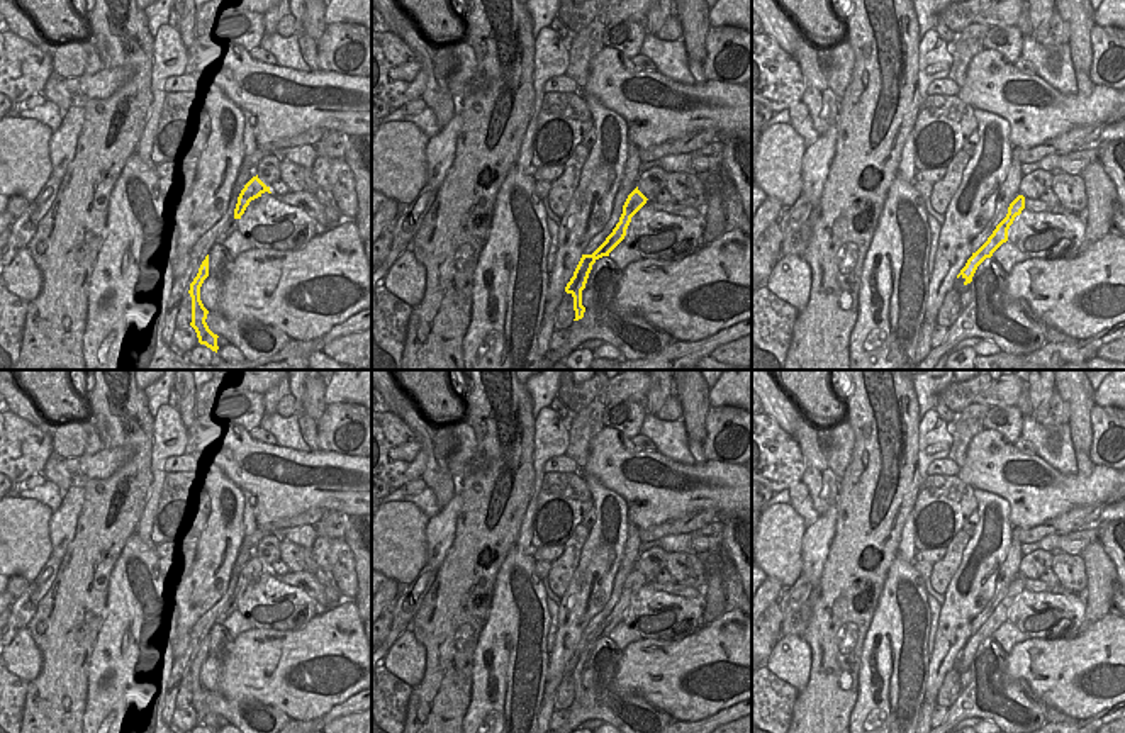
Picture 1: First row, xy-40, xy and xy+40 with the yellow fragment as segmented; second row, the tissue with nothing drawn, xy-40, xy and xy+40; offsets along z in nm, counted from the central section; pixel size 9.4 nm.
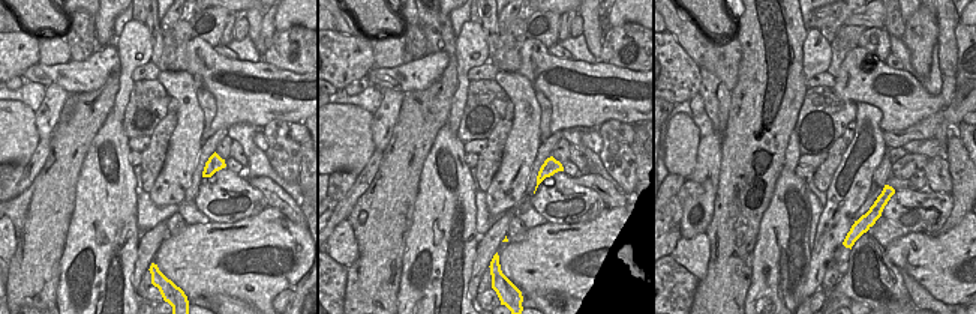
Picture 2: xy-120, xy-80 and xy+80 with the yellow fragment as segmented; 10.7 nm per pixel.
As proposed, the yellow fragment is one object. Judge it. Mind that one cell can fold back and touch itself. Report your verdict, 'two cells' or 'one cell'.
one cell

